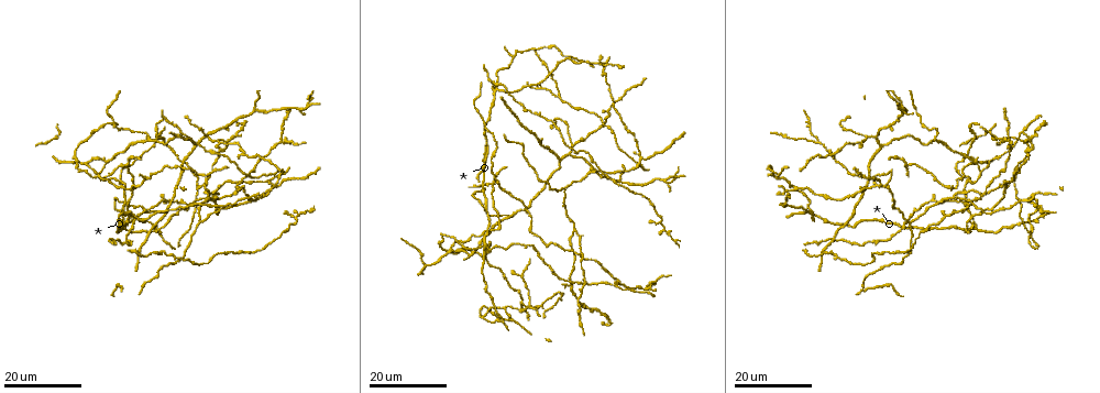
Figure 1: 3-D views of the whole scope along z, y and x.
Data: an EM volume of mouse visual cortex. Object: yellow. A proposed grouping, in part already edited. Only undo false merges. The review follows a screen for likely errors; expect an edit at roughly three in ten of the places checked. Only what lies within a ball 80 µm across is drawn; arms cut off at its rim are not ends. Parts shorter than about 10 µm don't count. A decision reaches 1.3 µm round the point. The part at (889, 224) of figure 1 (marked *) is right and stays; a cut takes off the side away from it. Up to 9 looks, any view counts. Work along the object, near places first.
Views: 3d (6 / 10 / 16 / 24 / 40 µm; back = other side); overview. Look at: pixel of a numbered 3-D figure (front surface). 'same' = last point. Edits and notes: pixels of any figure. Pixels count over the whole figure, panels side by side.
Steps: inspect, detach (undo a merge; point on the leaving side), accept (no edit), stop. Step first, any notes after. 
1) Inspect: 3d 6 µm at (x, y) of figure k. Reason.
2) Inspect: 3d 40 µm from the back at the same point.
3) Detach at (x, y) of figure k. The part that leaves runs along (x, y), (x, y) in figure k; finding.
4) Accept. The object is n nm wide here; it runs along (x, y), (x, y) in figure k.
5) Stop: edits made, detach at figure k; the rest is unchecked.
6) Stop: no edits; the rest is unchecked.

Inspect: 3d 24 µm at (118, 179) of figure 1. Three arms meet.

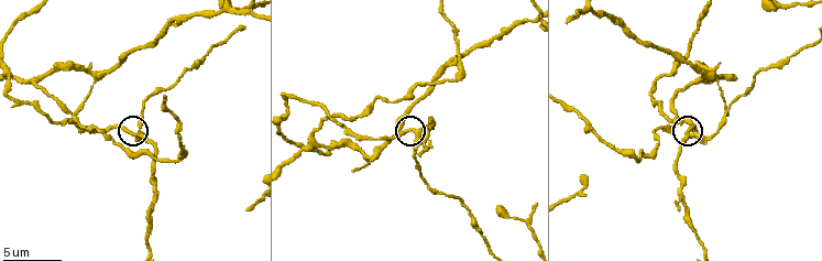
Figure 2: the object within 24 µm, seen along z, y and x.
Inspect: 3d 6 µm at (691, 136) of figure 2.

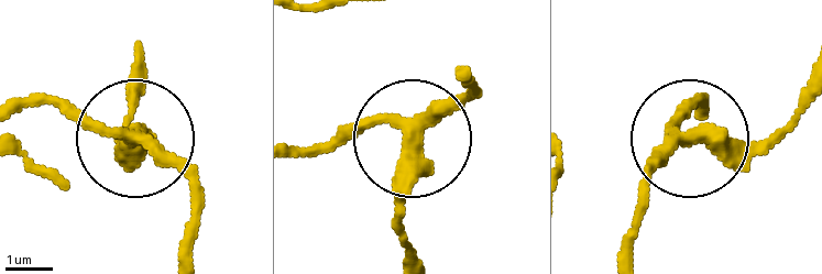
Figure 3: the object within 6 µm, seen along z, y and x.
Inspect: 3d 6 µm from the back at (135, 135) of figure 3.

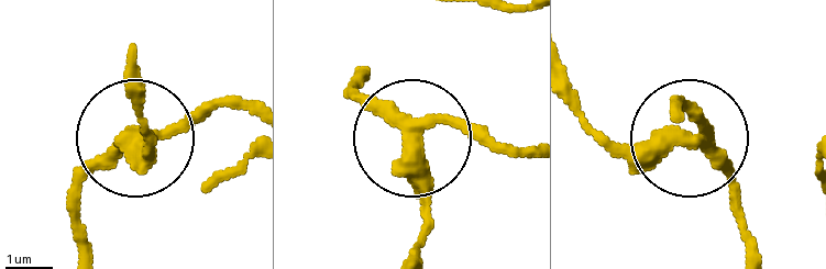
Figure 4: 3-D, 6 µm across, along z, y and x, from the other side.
Accept. 3 arms meet here; it runs along (83, 253), (86, 182), (130, 135), (153, 146), (145, 138) in figure 4; all the same neuron.

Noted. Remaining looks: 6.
Inspect: 3d 10 µm at (344, 124) of figure 2. Thin arm on a thick one.

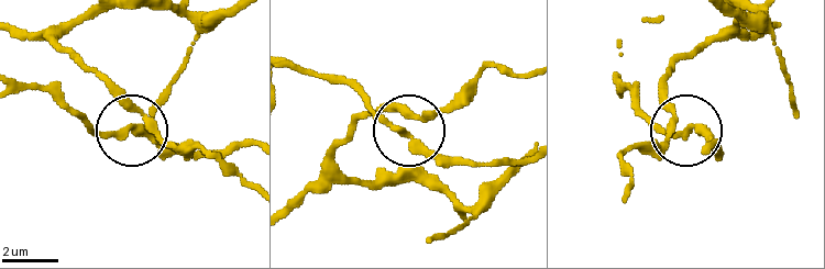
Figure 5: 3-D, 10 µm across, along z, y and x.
Accept. It runs along (524, 159), (495, 166), (446, 164), (355, 90) in figure 5; all the same neuron.

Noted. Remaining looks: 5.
Inspect: 3d 24 µm at (953, 199) of figure 1. Three-way junction.

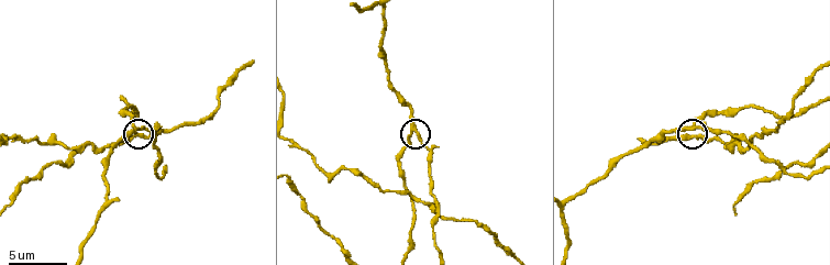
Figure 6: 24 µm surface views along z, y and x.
Inspect: 3d 10 µm at (418, 136) of figure 6.

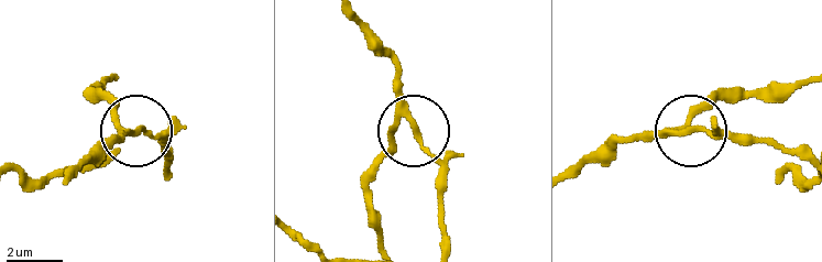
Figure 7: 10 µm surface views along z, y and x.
Accept. The side arm is 79 µm long; it runs along (382, 246), (373, 167), (394, 132), (429, 153), (441, 193) in figure 7; continuous, no second neuron.

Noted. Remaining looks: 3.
Inspect: 3d 24 µm at (886, 186) of figure 1. Branch point.

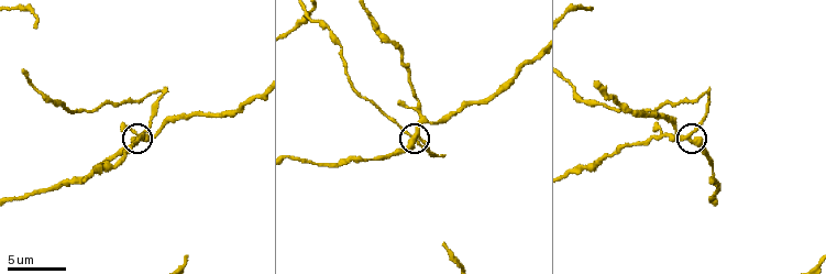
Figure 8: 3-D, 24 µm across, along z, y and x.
Inspect: 3d 10 µm at (686, 133) of figure 8.

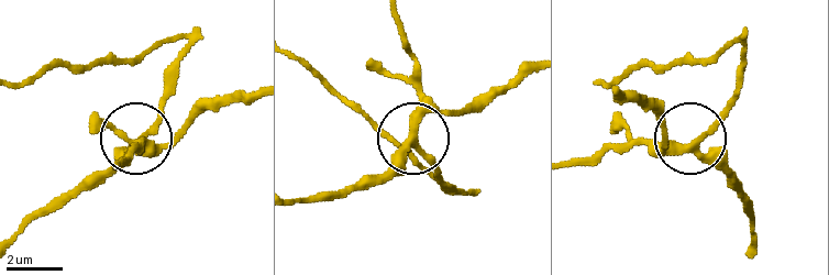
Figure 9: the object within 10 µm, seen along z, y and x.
Accept. The side arm is 36 µm long; 3 arms meet here; all the same neuron.

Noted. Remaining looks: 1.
Stop: no edits; the rest is unchecked.

